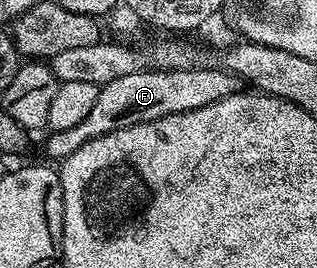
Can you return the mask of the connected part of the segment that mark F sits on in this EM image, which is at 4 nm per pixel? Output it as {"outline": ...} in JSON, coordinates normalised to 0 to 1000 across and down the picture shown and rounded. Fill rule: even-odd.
{"outline":[[[565,254],[562,261],[442,261],[413,269],[413,284],[375,284],[375,299],[350,299],[319,325],[287,418],[237,478],[199,478],[164,489],[142,530],[142,575],[155,590],[199,597],[274,537],[274,522],[300,522],[328,500],[347,500],[388,478],[413,478],[426,463],[486,455],[514,433],[539,433],[565,418],[603,418],[615,403],[653,403],[653,388],[691,388],[691,373],[716,373],[716,358],[763,347],[767,310],[754,284],[697,254]]]}

